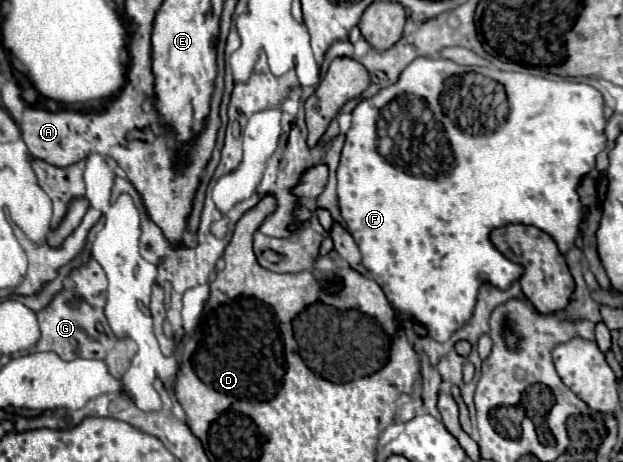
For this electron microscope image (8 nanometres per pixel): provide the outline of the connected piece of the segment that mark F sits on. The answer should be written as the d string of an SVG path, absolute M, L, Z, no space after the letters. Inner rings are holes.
M426 56L426 58L416 58L414 64L410 64L414 70L406 70L406 74L400 76L400 80L388 88L382 88L376 96L362 100L354 112L352 112L352 126L346 132L346 142L342 148L342 158L340 158L340 166L338 166L338 204L340 204L340 212L342 218L348 226L348 232L354 236L360 252L362 252L362 264L370 270L370 276L382 286L386 298L390 300L390 304L394 306L394 310L398 310L404 318L414 318L418 322L422 322L430 336L438 342L446 342L460 326L464 326L468 322L468 318L472 316L474 304L476 304L476 294L480 288L480 282L490 282L496 288L504 290L508 288L514 280L518 280L522 276L522 266L508 260L502 252L496 250L496 246L490 242L490 232L494 228L506 226L506 224L532 224L538 226L540 230L546 230L554 242L558 244L560 252L568 252L574 246L578 228L580 228L580 196L576 192L580 180L596 166L596 154L600 150L604 150L606 138L604 138L604 126L606 126L606 118L604 118L604 100L602 94L582 82L570 82L570 80L562 80L562 82L552 82L546 80L542 76L532 76L532 74L520 74L520 72L502 72L496 68L464 68L454 64L452 60L444 60L438 56ZM460 74L460 126L454 124L444 112L442 112L442 104L440 104L440 96L444 90L444 80L448 80L450 76ZM398 94L414 94L424 98L428 102L428 108L432 110L436 120L430 120L426 124L422 124L422 128L408 128L410 122L408 120L392 120L390 110L388 110L388 102L392 100L392 96ZM438 152L446 154L446 174L442 172L434 172L430 176L426 176L422 168L422 162L430 162L430 156L438 158Z

